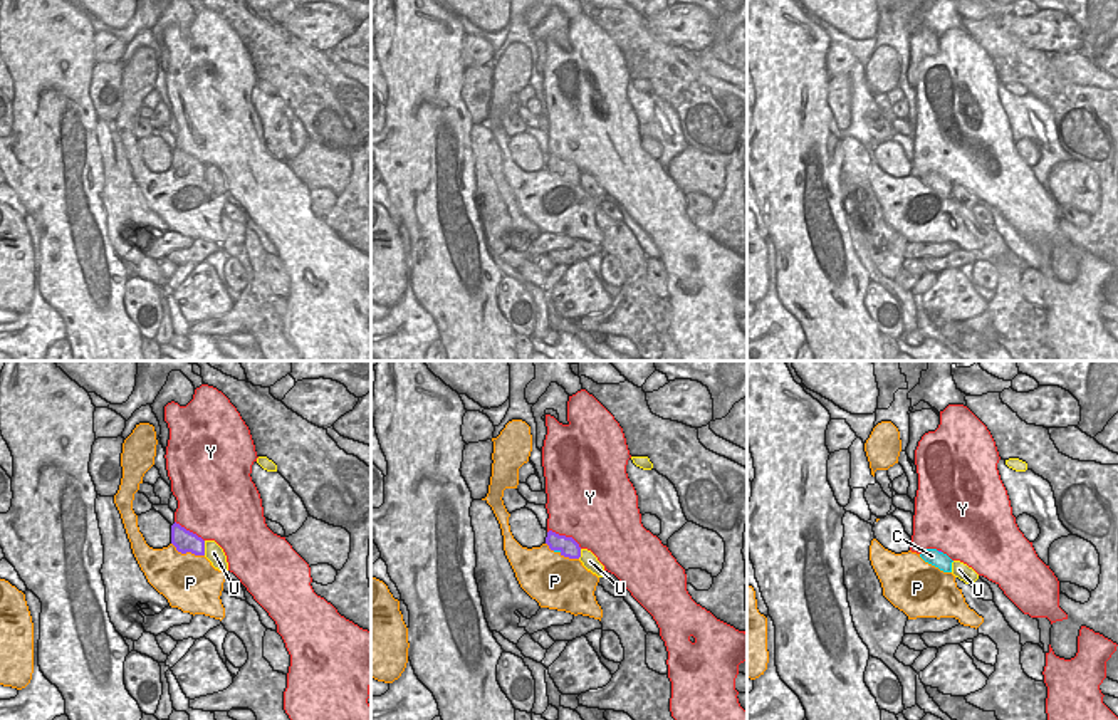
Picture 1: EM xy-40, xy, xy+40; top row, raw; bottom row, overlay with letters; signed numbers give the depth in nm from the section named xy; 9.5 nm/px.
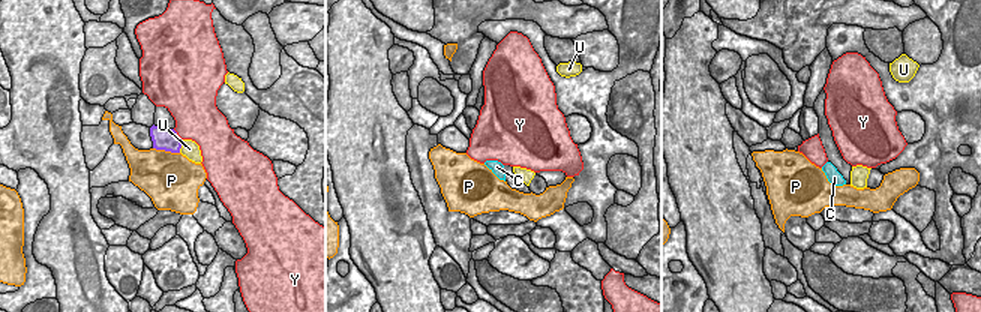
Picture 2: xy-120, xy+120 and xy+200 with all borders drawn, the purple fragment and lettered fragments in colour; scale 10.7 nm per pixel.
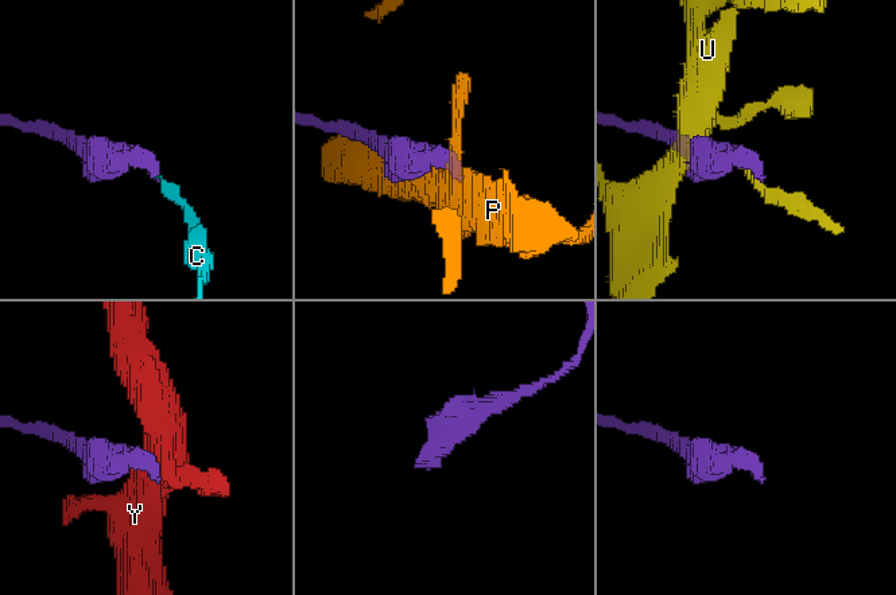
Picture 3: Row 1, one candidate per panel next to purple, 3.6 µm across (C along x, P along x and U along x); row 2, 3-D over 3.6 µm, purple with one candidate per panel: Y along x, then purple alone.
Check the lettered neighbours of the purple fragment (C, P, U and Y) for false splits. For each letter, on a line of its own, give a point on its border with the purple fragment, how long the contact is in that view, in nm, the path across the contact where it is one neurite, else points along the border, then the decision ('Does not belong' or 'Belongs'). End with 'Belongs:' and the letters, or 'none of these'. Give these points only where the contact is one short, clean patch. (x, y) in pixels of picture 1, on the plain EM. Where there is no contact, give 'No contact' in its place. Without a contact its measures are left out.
C: Touches purple at xy (558, 173). Shared border 80 nm. Path across: xy (568, 170), (558, 173), (554, 175). Belongs
P: Touches purple at xy-40 (187, 175). Shared border 340 nm. Does not belong
U: Touches purple at xy-40 (203, 172). Shared border 140 nm. Does not belong
Y: Touches purple at xy (564, 160). Shared border 380 nm. Does not belong
Belongs: C

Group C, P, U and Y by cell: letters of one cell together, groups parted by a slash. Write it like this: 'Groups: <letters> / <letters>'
Groups: C / P / U / Y

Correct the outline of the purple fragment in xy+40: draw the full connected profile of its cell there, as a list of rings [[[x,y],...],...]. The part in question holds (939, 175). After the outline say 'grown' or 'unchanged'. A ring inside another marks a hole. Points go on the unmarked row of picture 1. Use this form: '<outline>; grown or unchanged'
[[[927,173],[925,176],[920,178],[920,181],[922,181],[925,186],[938,191],[938,193],[943,195],[943,196],[952,196],[952,186],[953,186],[953,185],[952,185],[947,178],[943,178],[942,175]]]; grown

